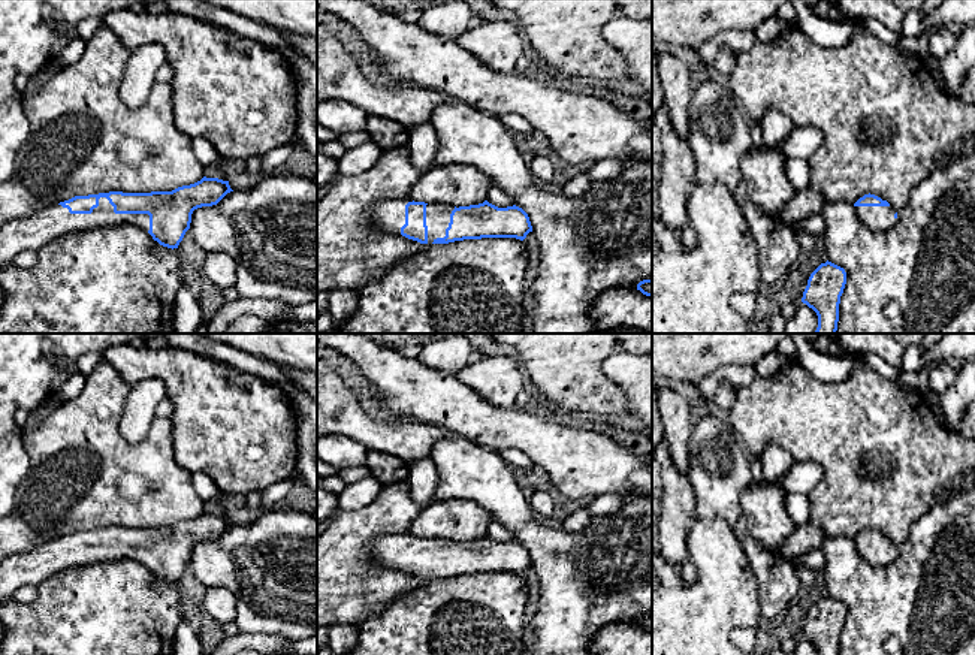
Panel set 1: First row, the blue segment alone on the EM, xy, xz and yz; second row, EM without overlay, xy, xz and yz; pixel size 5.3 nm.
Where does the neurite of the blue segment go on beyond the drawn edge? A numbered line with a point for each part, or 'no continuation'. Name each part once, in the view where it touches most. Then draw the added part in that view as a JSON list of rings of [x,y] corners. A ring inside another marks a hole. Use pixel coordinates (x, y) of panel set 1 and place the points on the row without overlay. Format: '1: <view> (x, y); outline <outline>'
1: xy (32, 567); outline [[[106,532],[99,534],[91,549],[70,549],[58,538],[49,540],[0,562],[0,603],[12,598],[19,588],[37,586],[61,570],[123,558],[150,565],[148,549],[115,549]]]

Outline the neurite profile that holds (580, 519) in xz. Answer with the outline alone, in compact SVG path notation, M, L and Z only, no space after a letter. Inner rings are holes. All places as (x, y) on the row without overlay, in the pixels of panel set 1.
M580 508L562 520L562 529L568 532L579 532L585 529L591 520L592 514L588 511L588 508Z

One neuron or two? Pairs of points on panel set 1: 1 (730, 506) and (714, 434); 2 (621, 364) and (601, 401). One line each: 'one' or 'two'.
1: one
2: two

